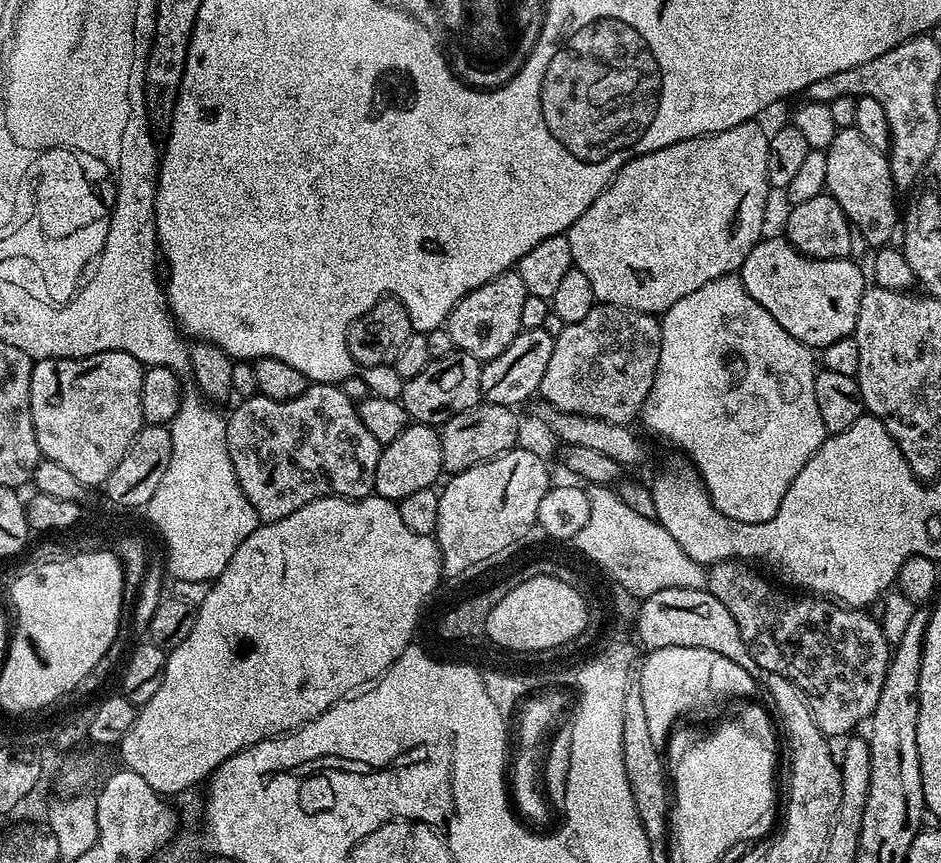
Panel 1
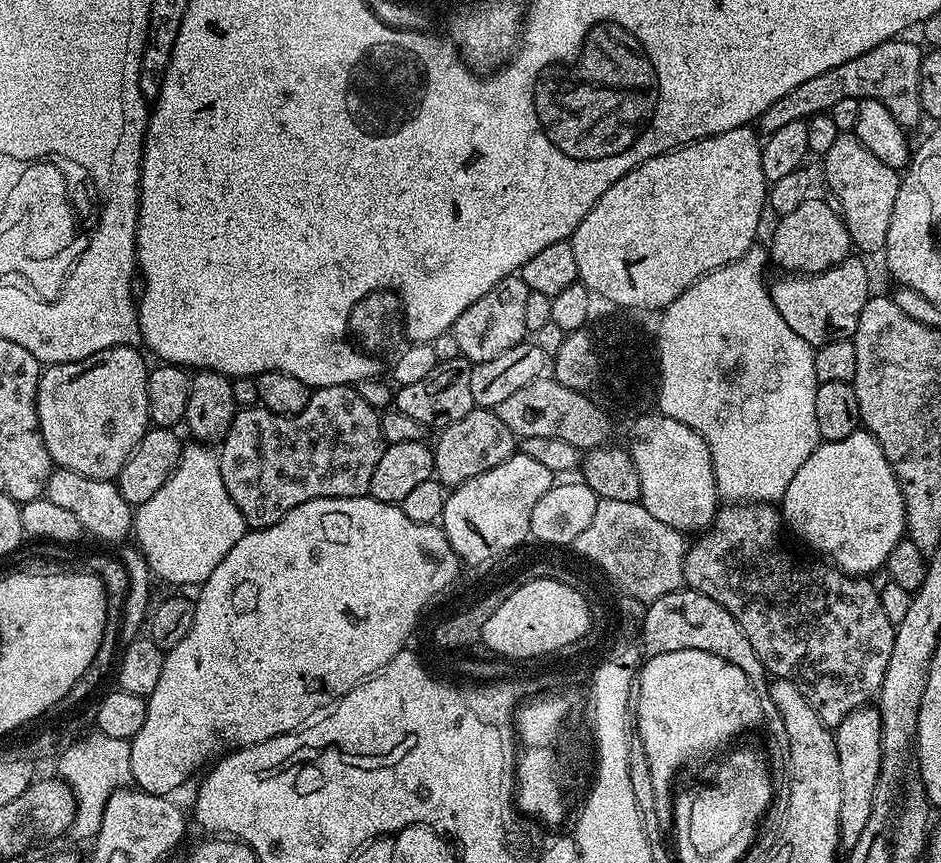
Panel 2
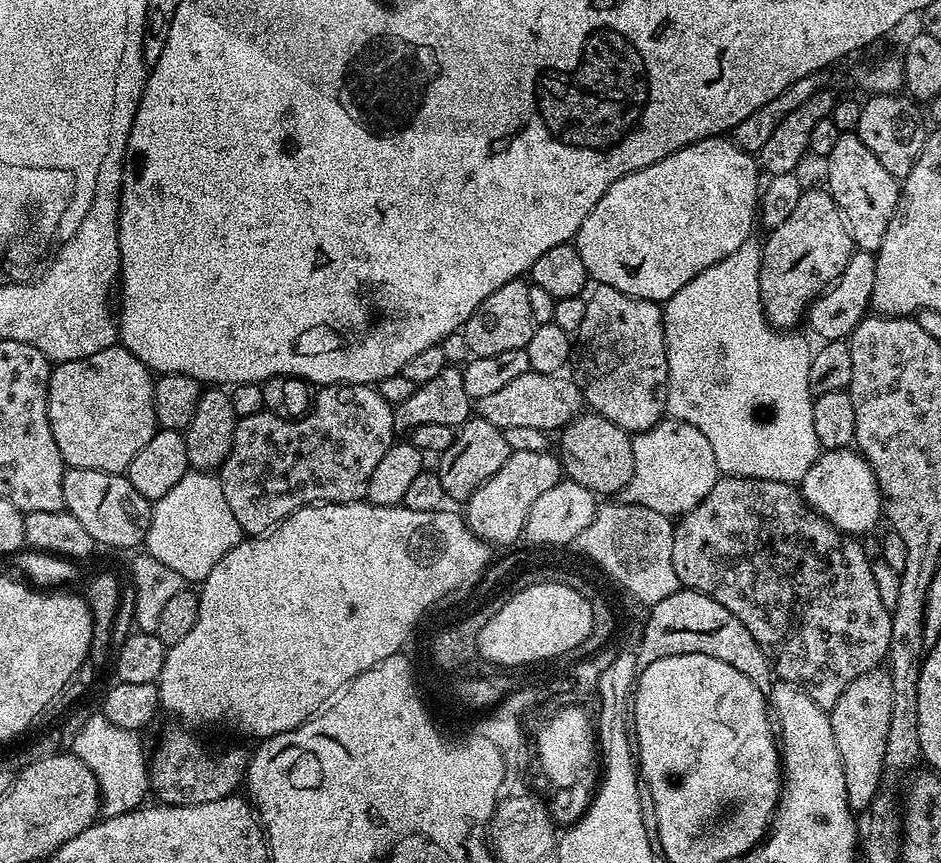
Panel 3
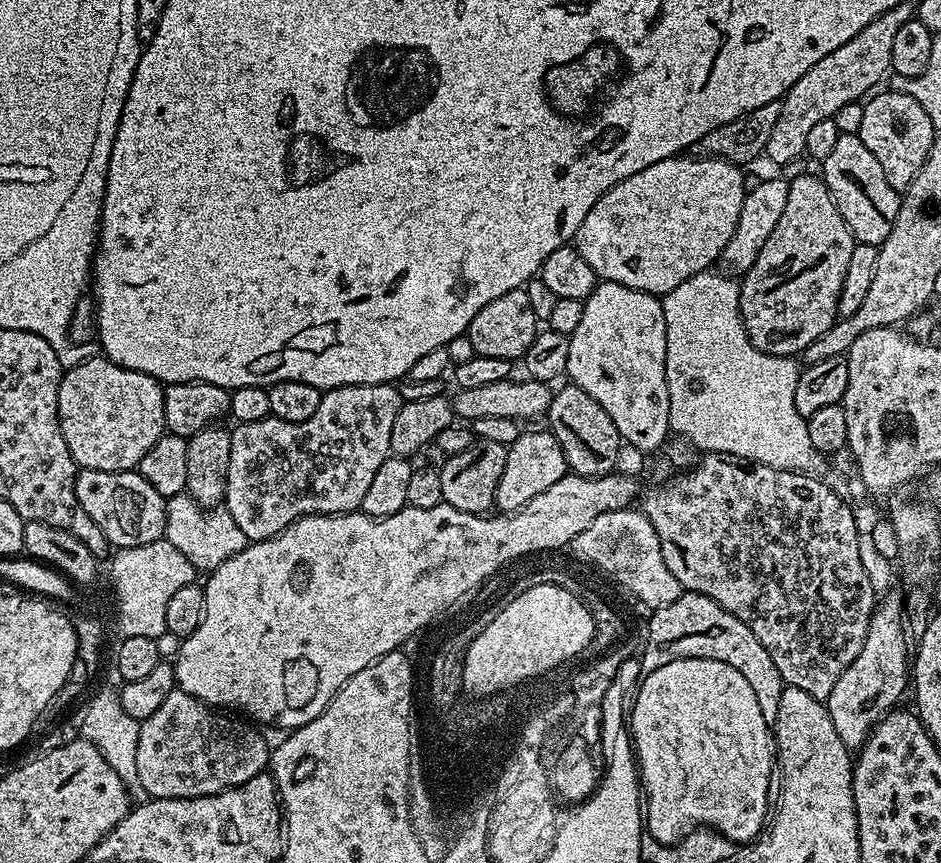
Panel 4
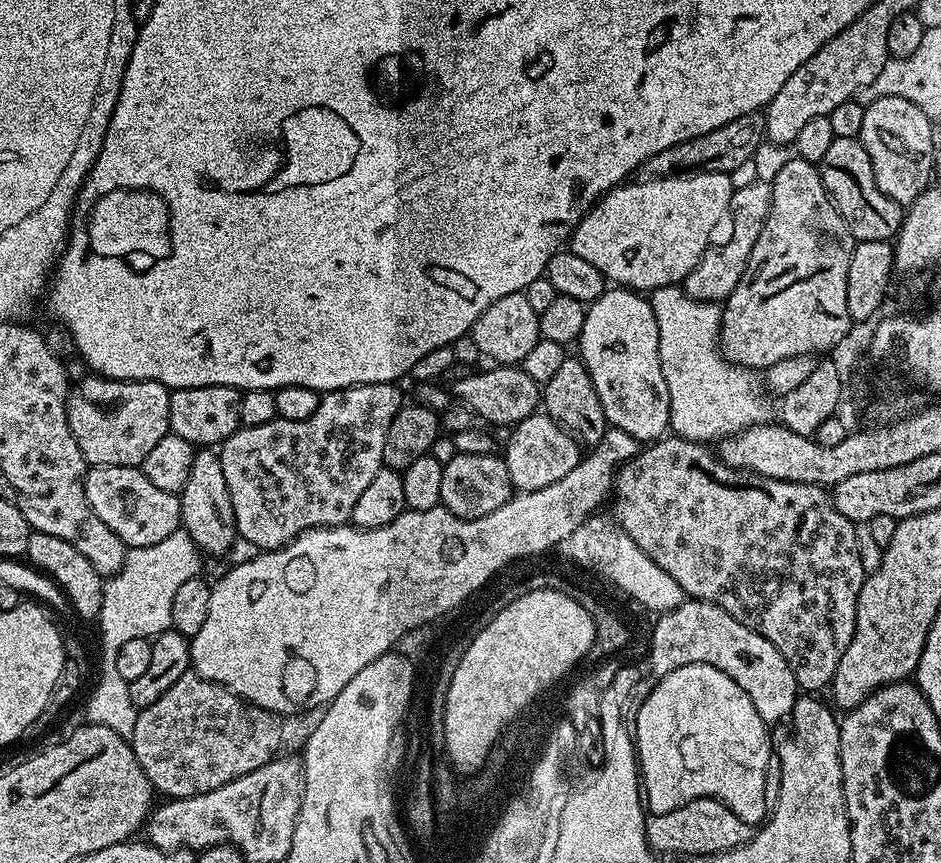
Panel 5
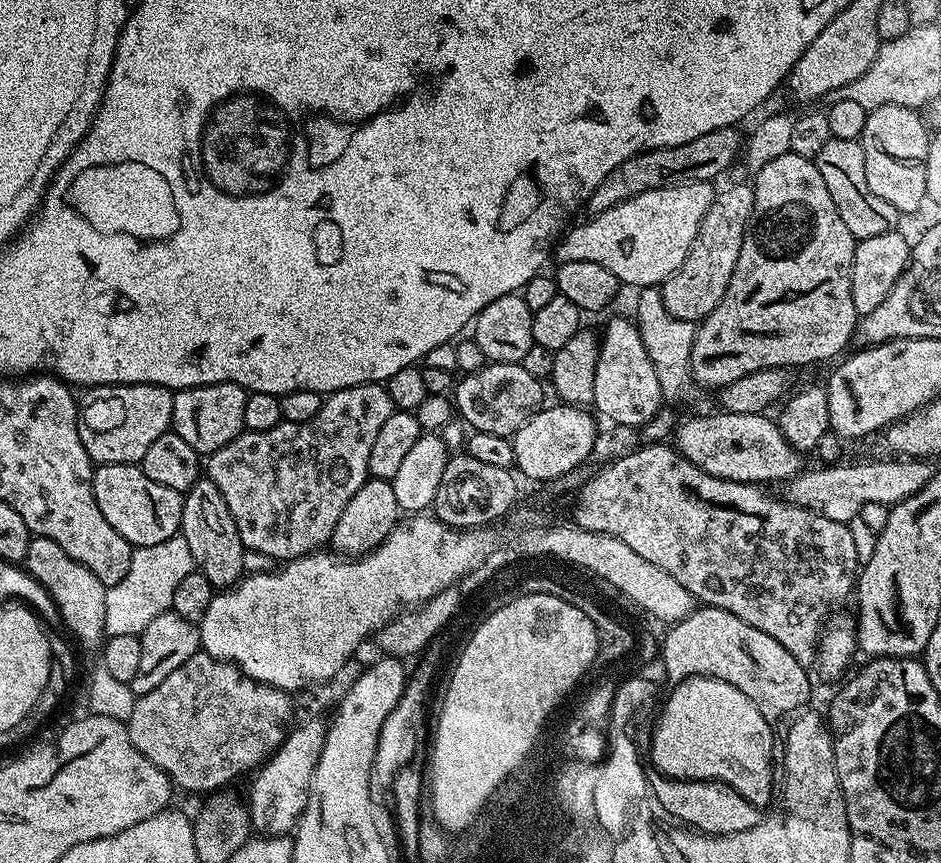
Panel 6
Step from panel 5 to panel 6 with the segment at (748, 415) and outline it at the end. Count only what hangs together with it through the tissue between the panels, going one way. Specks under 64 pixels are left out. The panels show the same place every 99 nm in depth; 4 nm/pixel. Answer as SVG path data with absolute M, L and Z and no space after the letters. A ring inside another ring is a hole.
M641 288L636 300L636 316L634 323L636 329L642 334L642 342L646 346L646 354L650 354L650 362L654 362L654 374L658 374L660 395L665 399L676 400L692 379L692 340L696 336L693 321L674 318L670 310L662 302L660 288Z

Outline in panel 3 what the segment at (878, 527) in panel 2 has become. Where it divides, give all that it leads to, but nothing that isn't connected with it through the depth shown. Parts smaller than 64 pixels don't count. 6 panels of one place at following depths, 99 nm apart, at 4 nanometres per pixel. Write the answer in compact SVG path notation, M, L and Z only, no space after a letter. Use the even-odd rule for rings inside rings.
M851 447L821 451L819 458L804 469L804 479L798 487L804 502L842 534L863 537L863 532L874 531L876 523L882 520L882 497L876 475L859 451Z

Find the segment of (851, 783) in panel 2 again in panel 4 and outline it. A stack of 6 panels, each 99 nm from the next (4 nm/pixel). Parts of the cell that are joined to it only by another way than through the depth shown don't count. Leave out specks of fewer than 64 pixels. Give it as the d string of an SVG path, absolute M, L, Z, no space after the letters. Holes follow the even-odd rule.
M885 595L872 611L870 630L866 632L866 642L862 642L858 658L842 670L842 678L834 682L834 690L830 690L830 698L826 702L830 722L834 722L838 738L842 738L849 750L859 750L868 741L876 723L899 705L896 703L900 695L910 688L910 636L906 631L901 597L892 595Z

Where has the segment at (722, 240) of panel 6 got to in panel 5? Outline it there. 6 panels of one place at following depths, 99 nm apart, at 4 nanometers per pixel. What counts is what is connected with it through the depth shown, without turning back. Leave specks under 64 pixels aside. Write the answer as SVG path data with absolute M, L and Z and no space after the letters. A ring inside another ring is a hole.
M755 178L749 179L749 184L744 184L735 189L728 203L728 216L732 220L732 229L728 232L728 241L725 244L713 243L708 251L690 270L690 274L682 285L684 293L695 300L711 300L723 302L738 286L742 274L746 270L746 262L750 262L750 250L754 250L754 242L758 242L758 234L762 234L765 218L770 214L772 201L771 183Z

